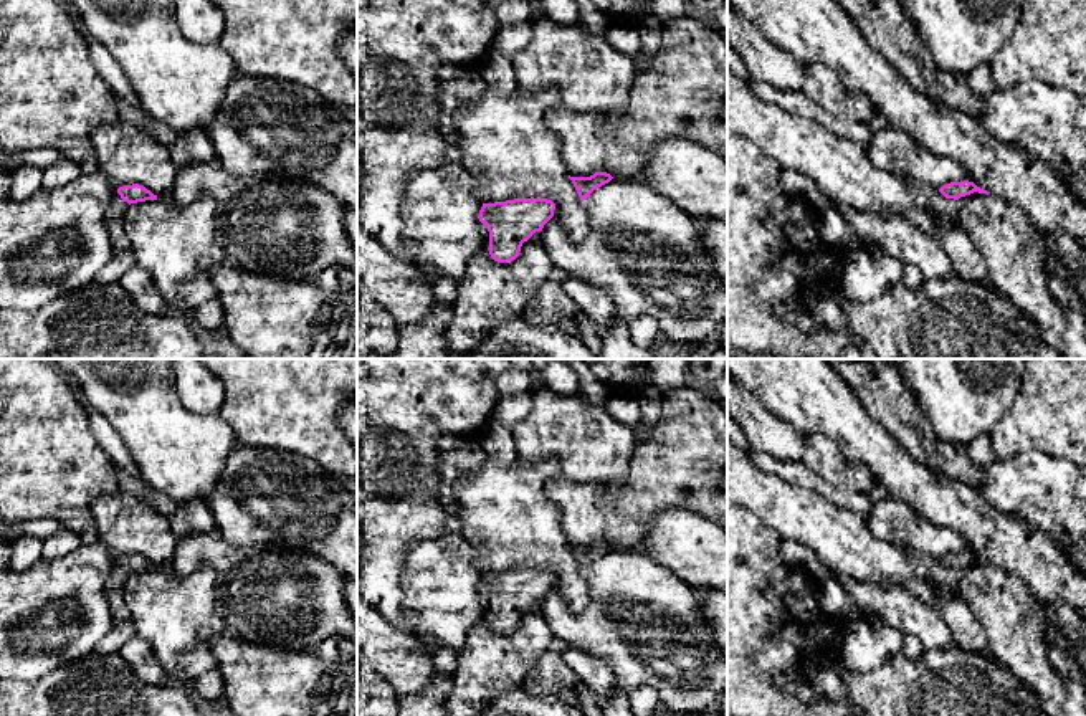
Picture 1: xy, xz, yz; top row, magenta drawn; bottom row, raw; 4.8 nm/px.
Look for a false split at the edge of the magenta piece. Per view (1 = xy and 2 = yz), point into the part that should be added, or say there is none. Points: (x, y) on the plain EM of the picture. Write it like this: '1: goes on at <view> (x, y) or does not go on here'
1: goes on at xy (114, 586)
2: goes on at yz (1014, 622)

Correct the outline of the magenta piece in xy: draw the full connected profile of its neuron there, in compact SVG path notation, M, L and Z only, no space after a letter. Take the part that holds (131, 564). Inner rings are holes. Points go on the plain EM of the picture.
M139 554L114 559L111 574L104 584L104 594L111 607L114 625L132 620L124 599L124 585L131 574L145 570L157 570L157 566Z

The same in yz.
M969 551L939 562L960 572L960 595L982 623L992 658L1036 696L1048 716L1065 716L1065 683L1048 658L1045 610L1025 582Z

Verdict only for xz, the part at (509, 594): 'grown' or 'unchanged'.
grown

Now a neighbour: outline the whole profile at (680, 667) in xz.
M612 549L595 559L583 575L588 604L582 612L572 612L554 587L541 600L542 617L559 643L605 658L615 675L615 688L626 695L640 686L650 686L658 693L660 706L671 713L693 716L719 709L727 691L727 655L716 647L694 590L679 575L643 552L626 549Z

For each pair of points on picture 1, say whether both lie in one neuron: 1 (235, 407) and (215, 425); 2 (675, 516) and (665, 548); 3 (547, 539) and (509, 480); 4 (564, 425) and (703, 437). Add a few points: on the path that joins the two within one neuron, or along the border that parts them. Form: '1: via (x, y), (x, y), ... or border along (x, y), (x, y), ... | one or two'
1: border along (219, 414), (232, 427), (238, 443) | two
2: via (675, 525), (673, 539) | one
3: via (533, 525), (509, 501), (509, 495) | one
4: border along (640, 437), (625, 473) | two

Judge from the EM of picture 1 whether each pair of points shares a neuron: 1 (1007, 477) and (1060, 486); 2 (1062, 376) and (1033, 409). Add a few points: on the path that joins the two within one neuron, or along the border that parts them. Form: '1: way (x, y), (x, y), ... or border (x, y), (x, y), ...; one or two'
1: way (1020, 483), (1047, 483); one
2: way (1058, 384), (1042, 400); one

